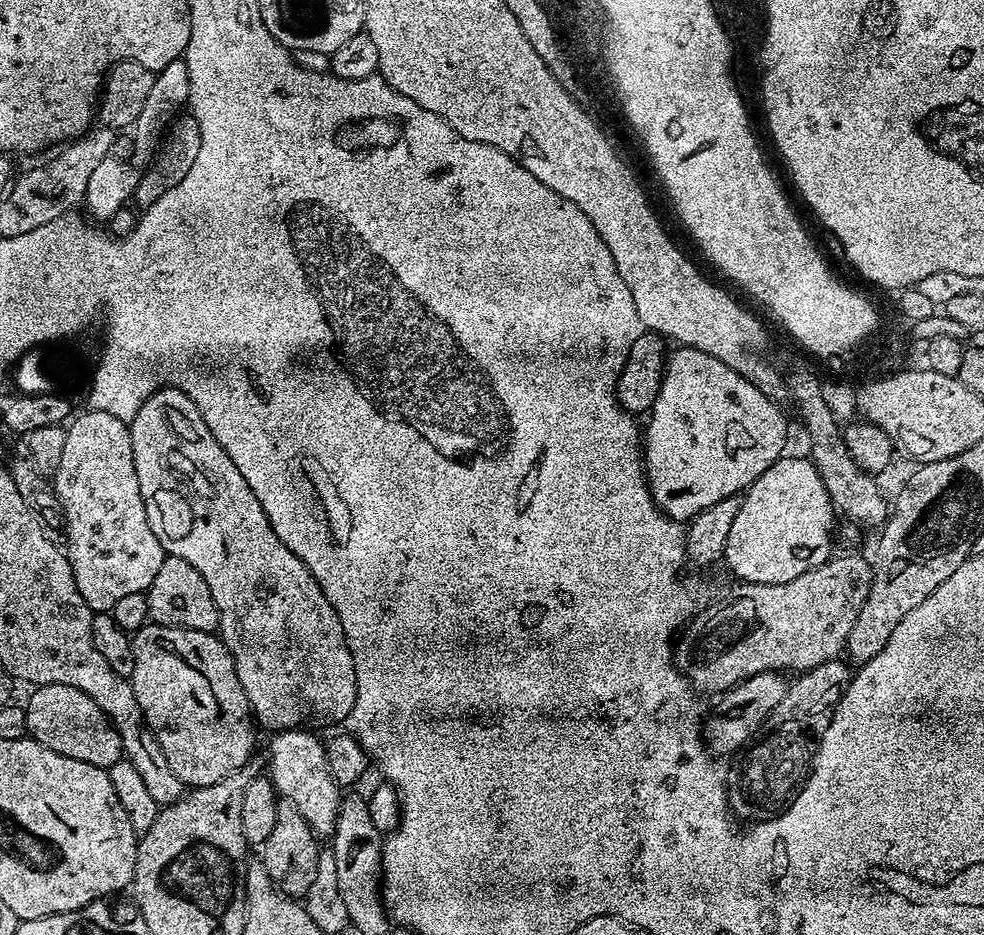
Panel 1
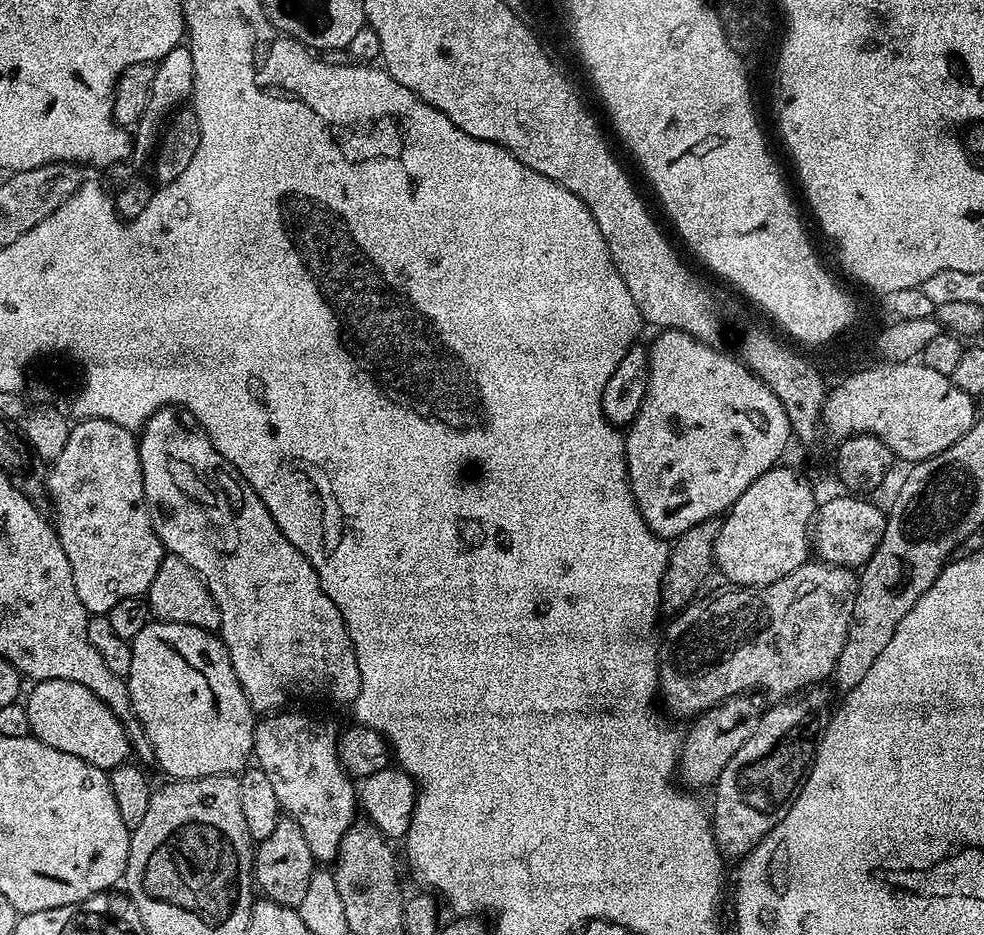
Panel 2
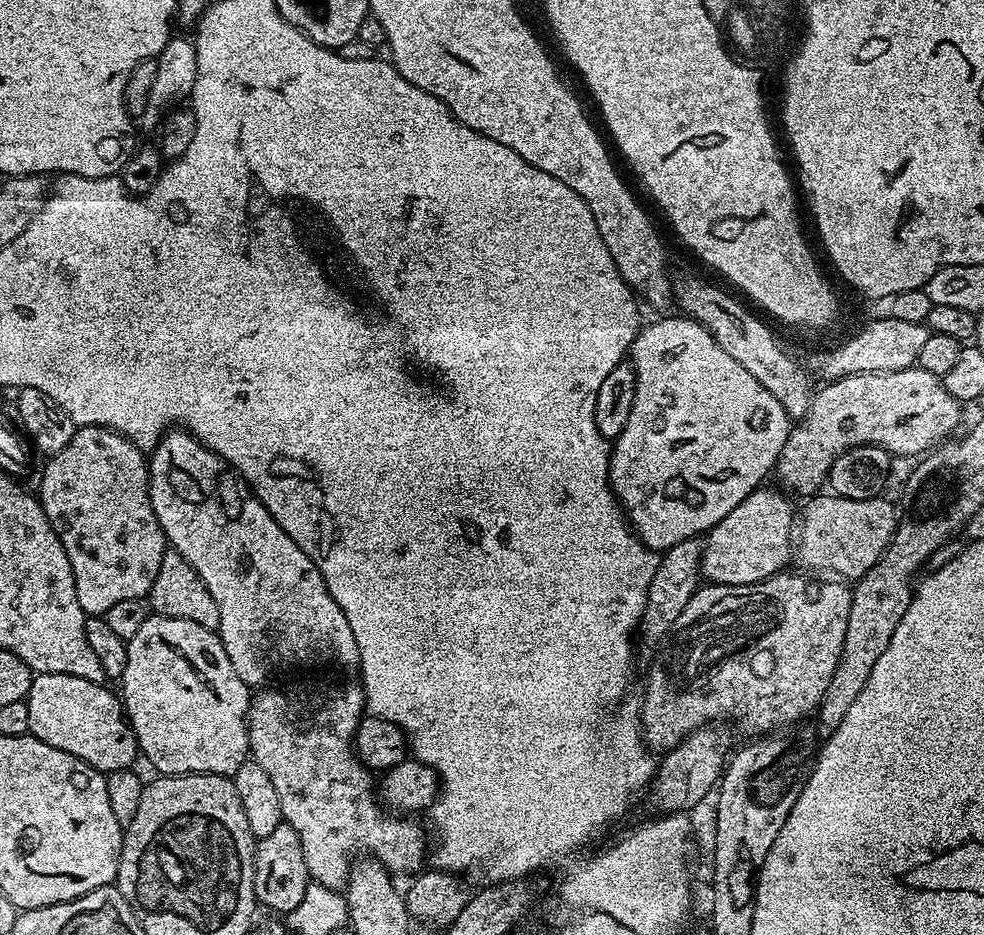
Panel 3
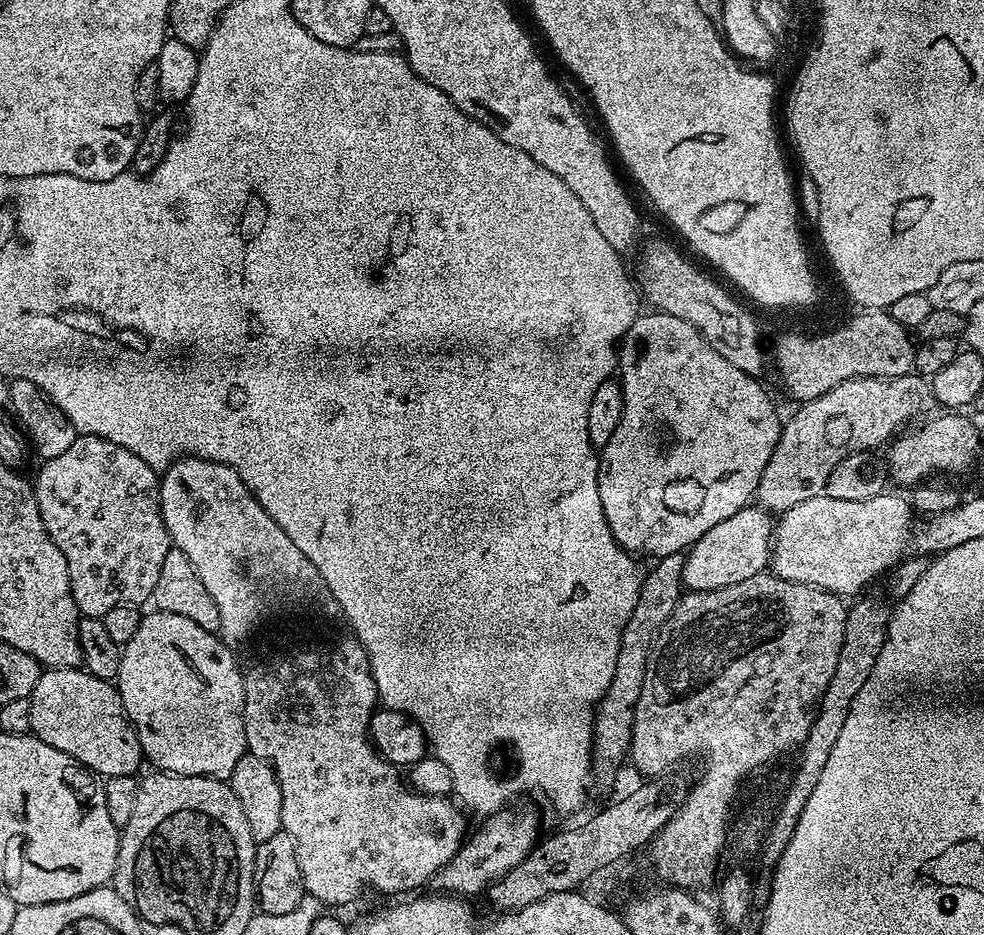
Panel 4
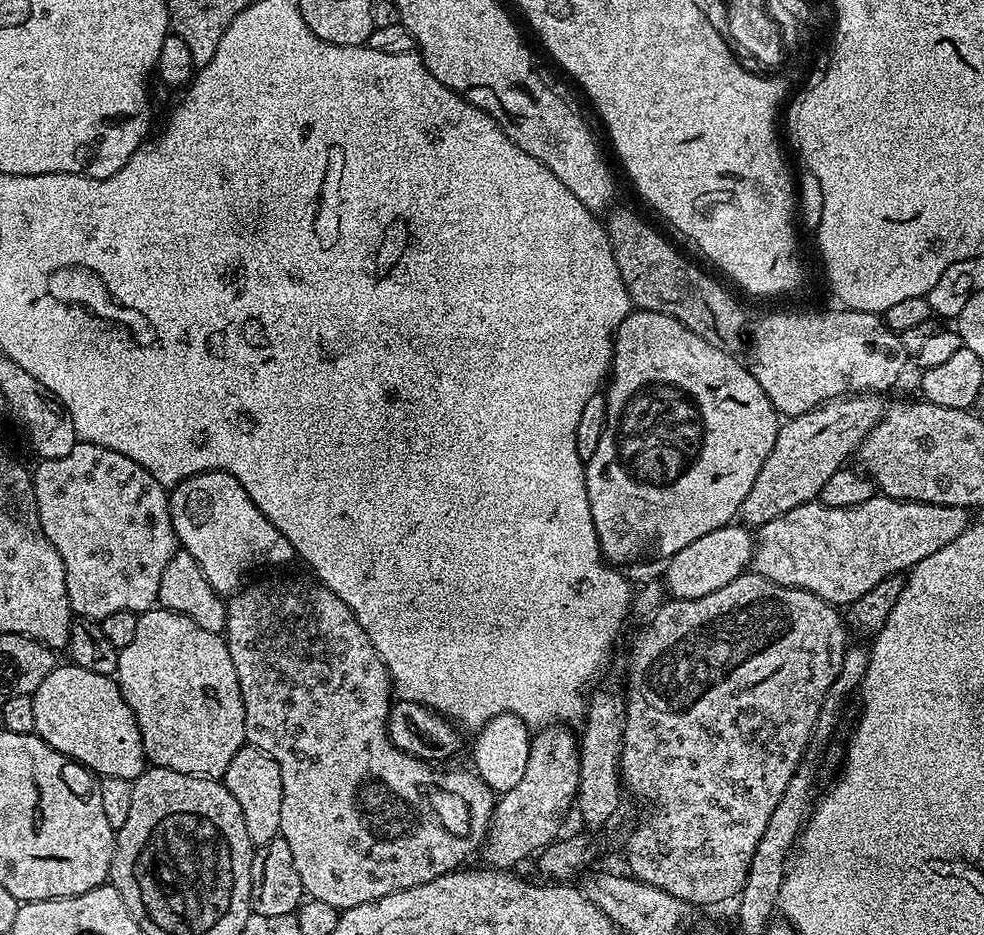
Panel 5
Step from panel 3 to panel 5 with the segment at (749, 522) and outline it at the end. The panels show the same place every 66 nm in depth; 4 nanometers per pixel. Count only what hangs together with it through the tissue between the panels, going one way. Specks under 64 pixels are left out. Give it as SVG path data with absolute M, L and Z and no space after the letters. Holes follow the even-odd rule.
M736 522L722 526L710 534L702 534L702 538L694 538L690 546L682 546L678 554L667 557L668 569L662 575L667 595L677 600L689 600L714 594L714 590L722 590L726 582L734 582L734 578L749 571L753 551L753 533Z

